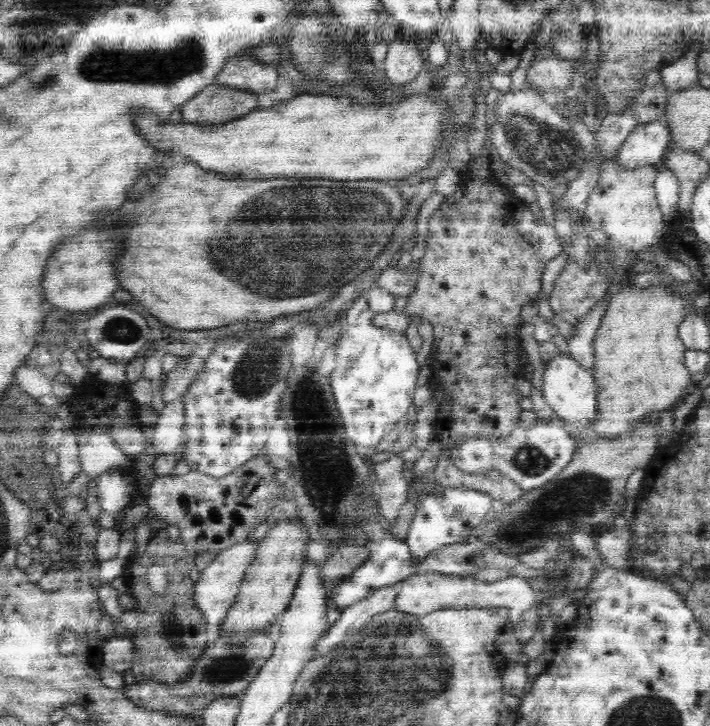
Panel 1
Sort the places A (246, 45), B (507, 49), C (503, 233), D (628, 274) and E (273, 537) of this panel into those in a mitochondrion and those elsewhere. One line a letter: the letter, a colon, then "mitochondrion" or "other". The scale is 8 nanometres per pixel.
A: other
B: other
C: other
D: other
E: other

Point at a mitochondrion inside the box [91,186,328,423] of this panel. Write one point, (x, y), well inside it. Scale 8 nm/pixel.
(257, 369)

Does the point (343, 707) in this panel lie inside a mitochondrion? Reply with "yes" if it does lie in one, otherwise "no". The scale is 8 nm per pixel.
yes

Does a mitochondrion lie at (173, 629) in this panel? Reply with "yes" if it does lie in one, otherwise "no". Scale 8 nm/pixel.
yes

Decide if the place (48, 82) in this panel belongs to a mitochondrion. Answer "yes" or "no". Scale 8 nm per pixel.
yes

